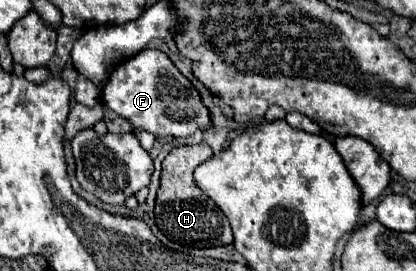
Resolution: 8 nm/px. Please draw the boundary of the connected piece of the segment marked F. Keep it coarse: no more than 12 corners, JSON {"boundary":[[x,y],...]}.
{"boundary":[[162,50],[120,62],[102,106],[156,138],[212,128]]}

